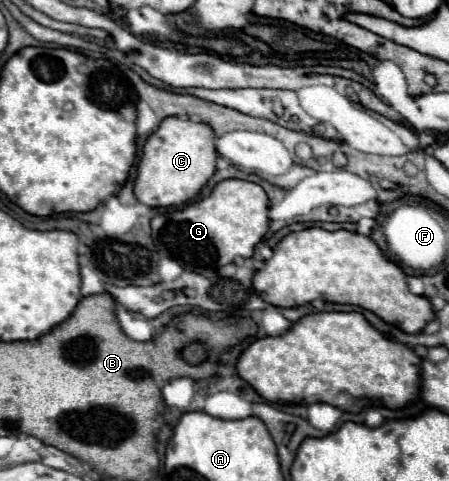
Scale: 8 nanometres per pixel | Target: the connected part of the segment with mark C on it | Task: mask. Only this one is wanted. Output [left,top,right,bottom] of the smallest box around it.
[134,117,218,207]

